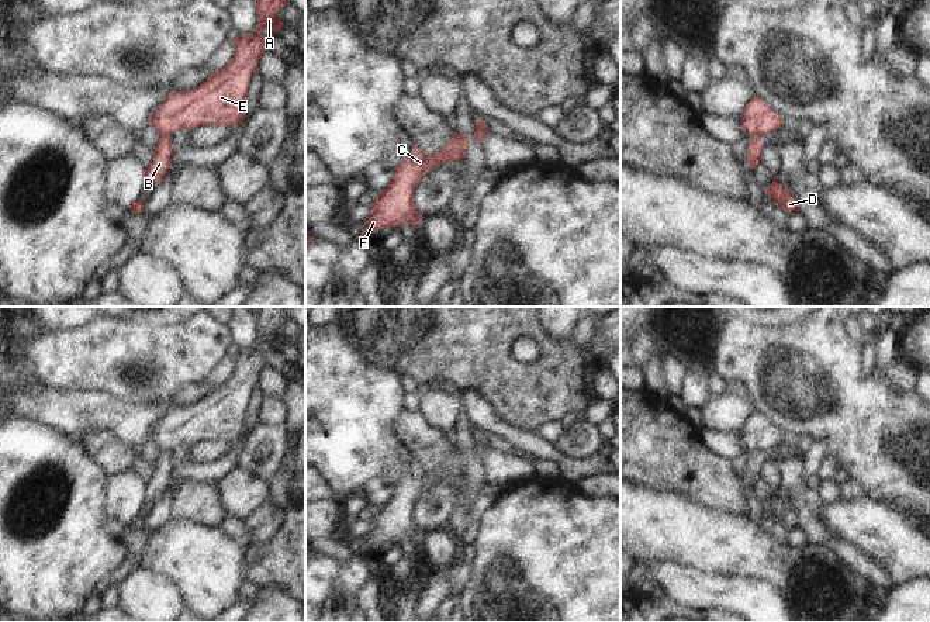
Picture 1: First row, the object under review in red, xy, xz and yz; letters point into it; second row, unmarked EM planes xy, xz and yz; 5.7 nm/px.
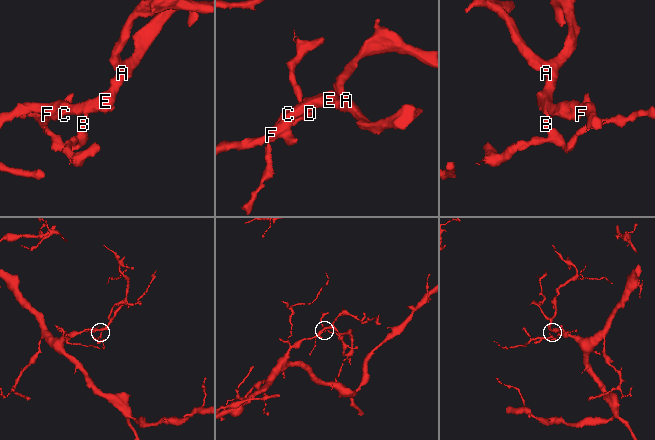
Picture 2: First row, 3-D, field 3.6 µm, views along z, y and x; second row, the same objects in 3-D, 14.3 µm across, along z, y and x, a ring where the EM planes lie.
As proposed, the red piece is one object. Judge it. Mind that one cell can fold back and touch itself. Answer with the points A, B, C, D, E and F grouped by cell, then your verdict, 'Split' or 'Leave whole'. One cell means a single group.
Groups: A C E F / B D. Split

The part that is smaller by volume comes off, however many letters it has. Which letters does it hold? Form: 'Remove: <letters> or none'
Remove: B, D

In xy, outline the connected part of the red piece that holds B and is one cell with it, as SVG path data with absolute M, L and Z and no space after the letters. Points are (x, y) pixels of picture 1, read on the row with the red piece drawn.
M160 135L155 145L153 158L144 172L146 183L158 186L162 182L170 167L173 152L170 135Z

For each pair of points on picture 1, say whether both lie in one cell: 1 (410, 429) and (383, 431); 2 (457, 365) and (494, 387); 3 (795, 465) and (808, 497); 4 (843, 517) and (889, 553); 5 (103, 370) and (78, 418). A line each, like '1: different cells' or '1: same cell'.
1: different cells
2: same cell
3: same cell
4: same cell
5: different cells

